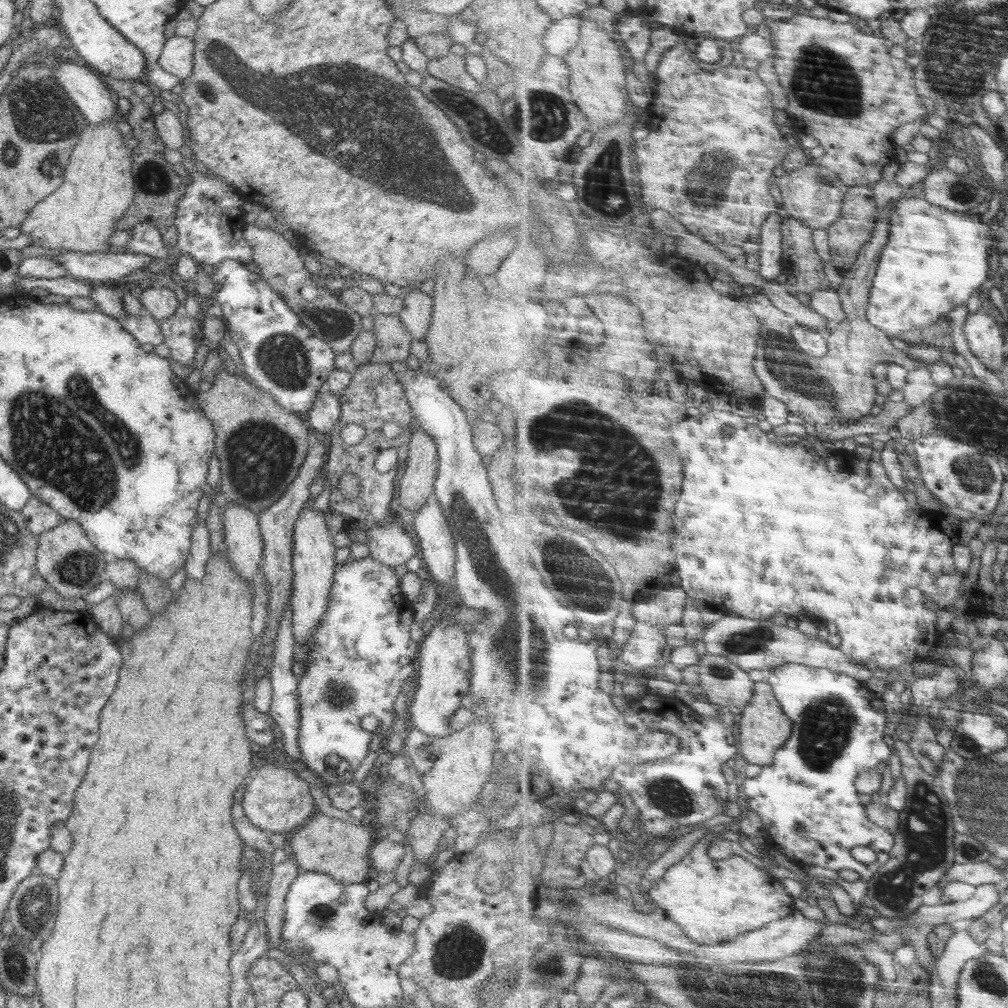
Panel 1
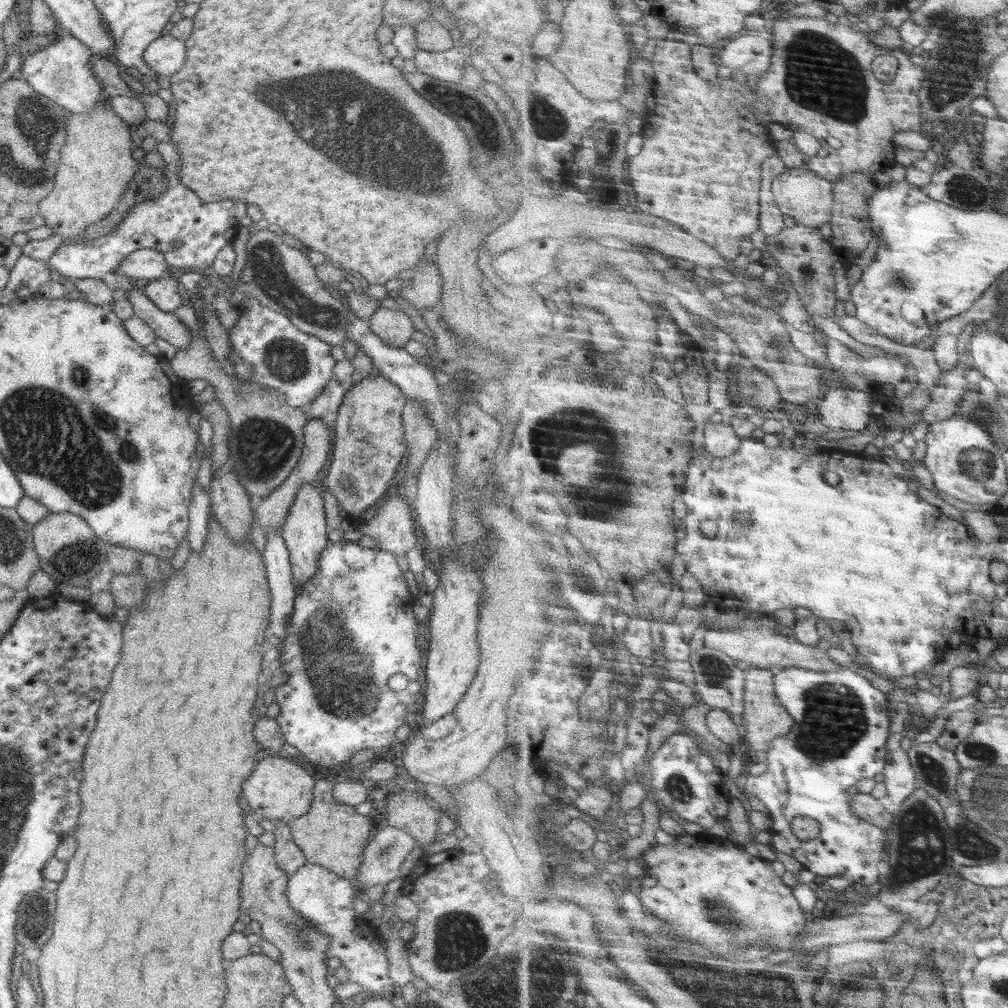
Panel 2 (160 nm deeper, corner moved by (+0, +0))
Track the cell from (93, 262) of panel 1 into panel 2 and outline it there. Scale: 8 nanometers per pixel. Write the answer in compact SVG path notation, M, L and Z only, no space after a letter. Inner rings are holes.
M140 248L131 253L116 268L116 273L125 274L130 278L144 278L144 280L154 280L164 277L167 263L164 256L156 250Z

